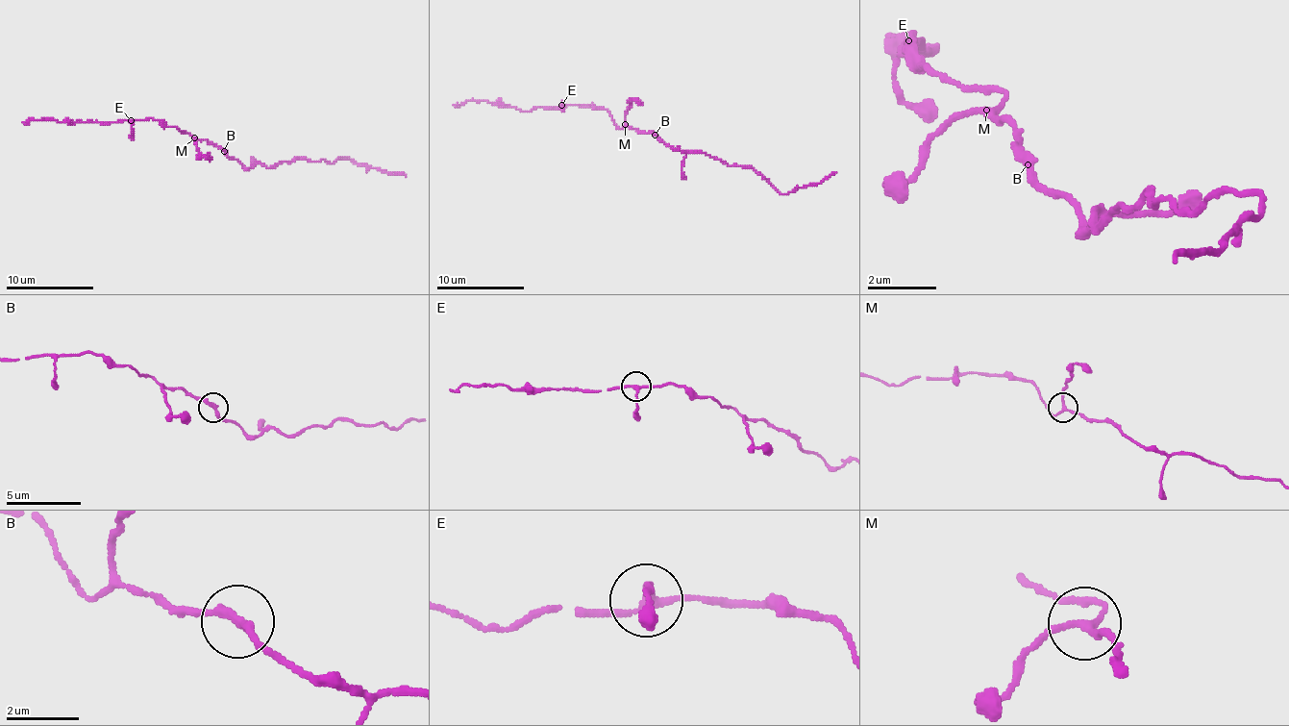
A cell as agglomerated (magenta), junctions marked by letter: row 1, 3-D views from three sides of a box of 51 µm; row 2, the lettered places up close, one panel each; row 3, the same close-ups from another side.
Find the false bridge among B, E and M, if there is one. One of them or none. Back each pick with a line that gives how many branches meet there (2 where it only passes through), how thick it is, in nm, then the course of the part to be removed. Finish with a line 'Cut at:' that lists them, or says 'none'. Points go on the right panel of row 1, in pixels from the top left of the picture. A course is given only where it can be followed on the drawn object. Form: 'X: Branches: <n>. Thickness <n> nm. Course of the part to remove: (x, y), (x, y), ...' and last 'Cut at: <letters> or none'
B: Branches: 2. Thickness 240 nm. Course of the part to remove: (1029, 162), (1090, 231), (1090, 213), (1099, 231), (1151, 196), (1185, 213), (1228, 187), (1263, 205), (1177, 265)
Cut at: B

